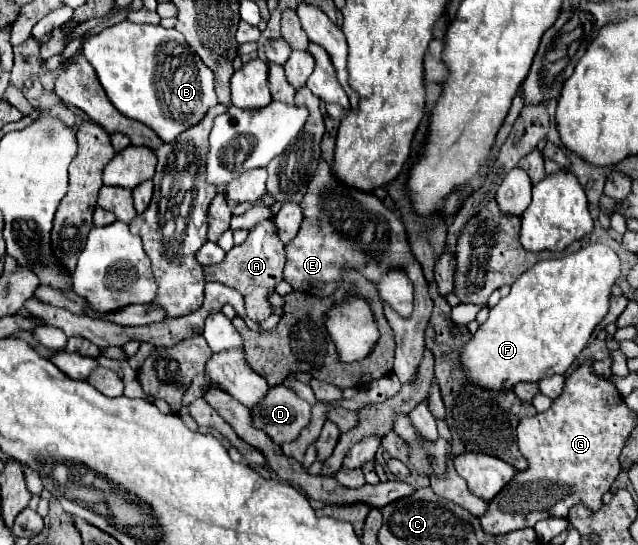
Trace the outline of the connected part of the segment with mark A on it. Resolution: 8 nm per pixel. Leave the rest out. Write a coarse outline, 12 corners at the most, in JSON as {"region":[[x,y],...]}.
{"region":[[272,220],[250,230],[204,278],[238,290],[246,314],[272,314],[284,244]]}

